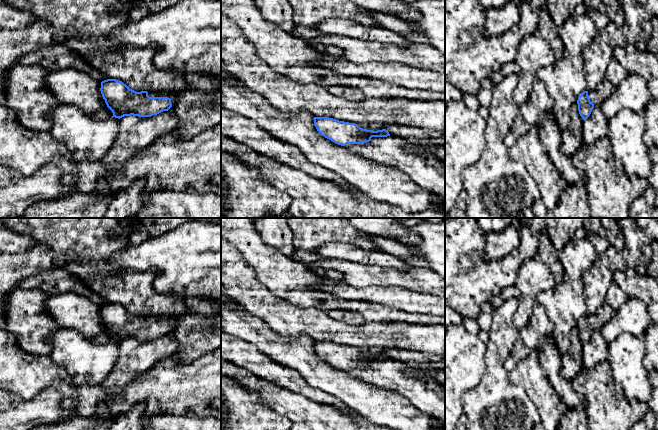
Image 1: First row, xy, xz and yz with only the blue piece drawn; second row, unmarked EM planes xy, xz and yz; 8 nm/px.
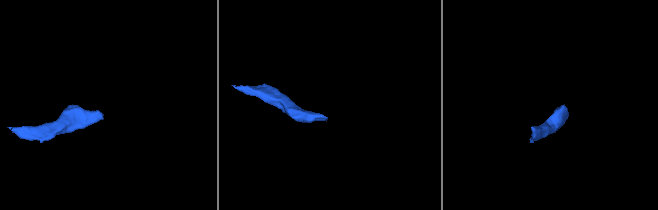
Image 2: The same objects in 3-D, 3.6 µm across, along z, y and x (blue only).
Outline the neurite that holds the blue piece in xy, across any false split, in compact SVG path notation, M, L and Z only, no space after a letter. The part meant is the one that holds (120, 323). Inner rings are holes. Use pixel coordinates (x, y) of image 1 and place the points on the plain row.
M119 303L101 306L101 318L115 342L124 340L151 341L168 335L175 327L176 315L141 315L130 313Z

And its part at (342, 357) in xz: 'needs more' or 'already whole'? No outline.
needs more

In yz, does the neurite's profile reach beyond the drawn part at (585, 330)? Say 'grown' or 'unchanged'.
grown

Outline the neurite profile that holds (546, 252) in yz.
M542 232L534 258L545 264L552 272L555 283L563 280L563 266L558 257L558 250L554 247L547 232Z

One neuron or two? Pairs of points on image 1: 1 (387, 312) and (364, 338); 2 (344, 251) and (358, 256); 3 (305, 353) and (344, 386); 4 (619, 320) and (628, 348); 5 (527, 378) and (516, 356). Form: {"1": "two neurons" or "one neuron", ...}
{"1": "one neuron", "2": "one neuron", "3": "one neuron", "4": "two neurons", "5": "two neurons"}

